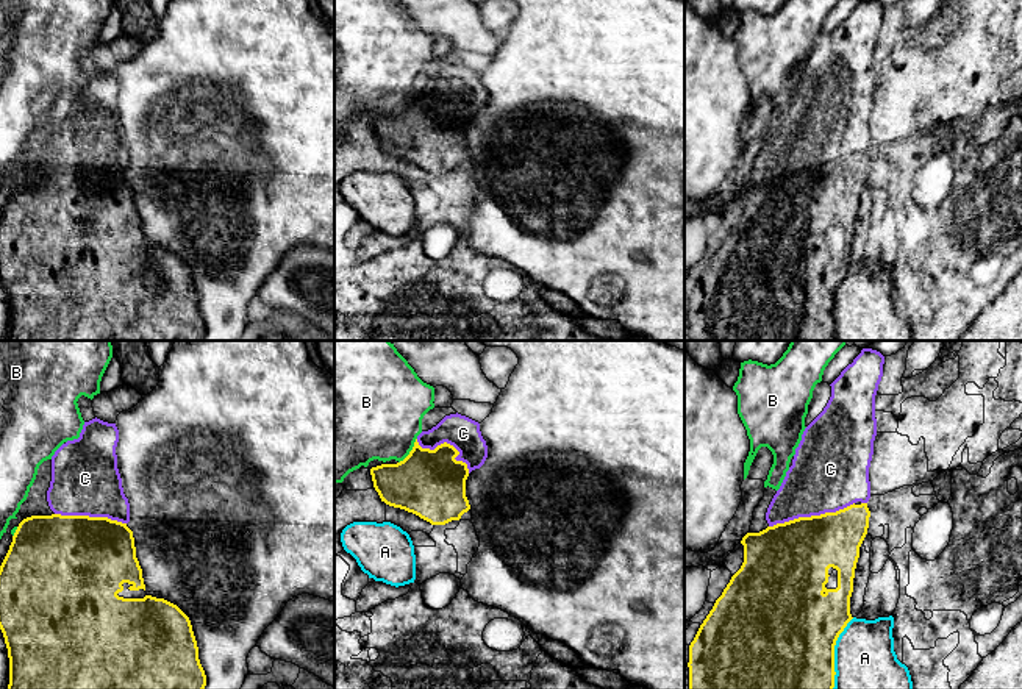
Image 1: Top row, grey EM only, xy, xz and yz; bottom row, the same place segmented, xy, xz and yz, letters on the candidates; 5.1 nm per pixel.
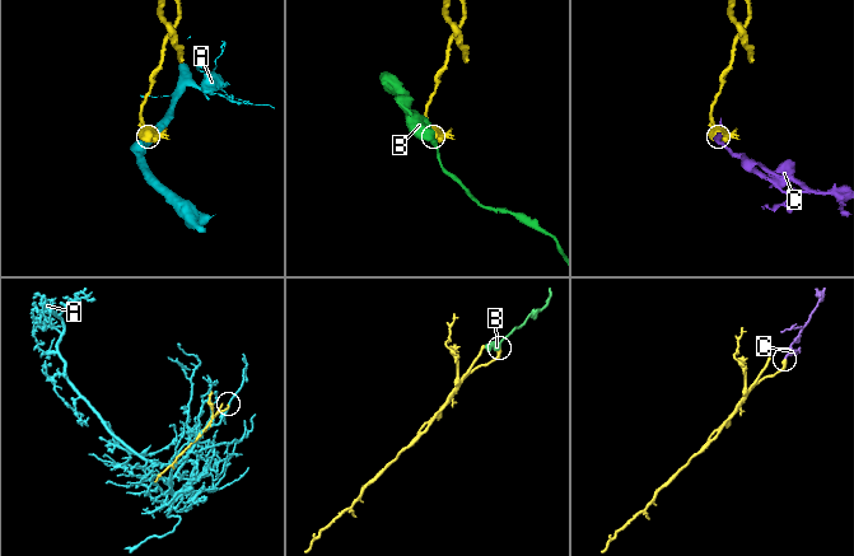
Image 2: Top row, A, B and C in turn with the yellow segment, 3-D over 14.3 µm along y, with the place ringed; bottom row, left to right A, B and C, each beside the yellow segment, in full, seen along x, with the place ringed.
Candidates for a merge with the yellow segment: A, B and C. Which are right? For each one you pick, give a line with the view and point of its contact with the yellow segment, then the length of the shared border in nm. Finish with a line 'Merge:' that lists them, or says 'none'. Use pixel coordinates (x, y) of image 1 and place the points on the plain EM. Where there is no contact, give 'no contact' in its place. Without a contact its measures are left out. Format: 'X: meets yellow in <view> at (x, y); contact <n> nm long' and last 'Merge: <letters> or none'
C: meets yellow in yz at (811, 166); contact 460 nm long
Merge: C

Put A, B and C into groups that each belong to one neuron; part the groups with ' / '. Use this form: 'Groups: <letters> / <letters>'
Groups: A / B / C

